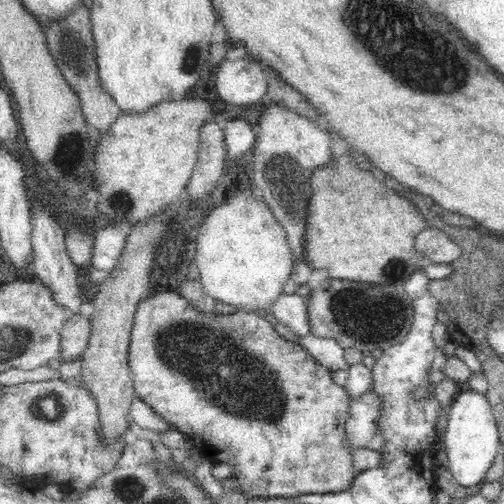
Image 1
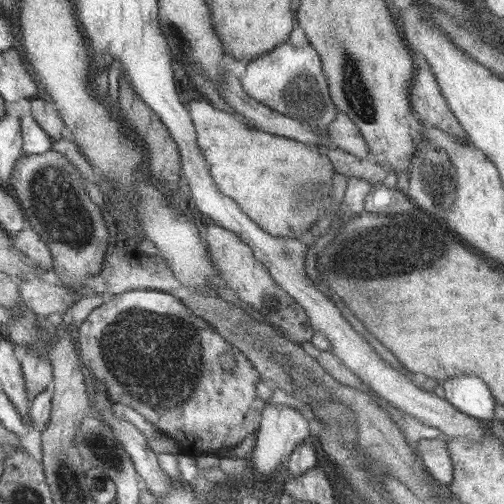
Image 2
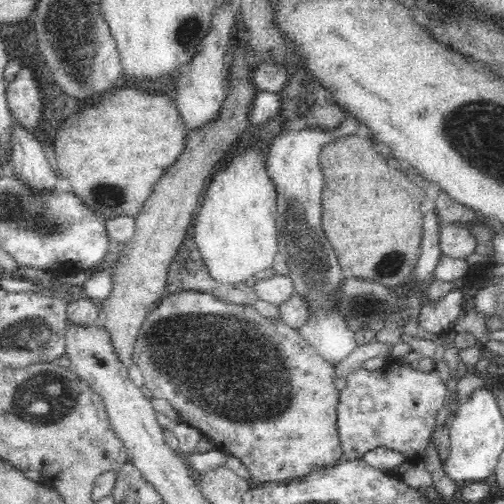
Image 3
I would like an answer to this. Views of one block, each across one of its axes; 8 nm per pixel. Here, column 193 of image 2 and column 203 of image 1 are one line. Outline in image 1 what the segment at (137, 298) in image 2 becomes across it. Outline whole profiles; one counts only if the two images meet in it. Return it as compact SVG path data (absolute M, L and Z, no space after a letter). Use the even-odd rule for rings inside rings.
M162 292L140 302L128 360L136 394L162 414L174 430L182 432L200 450L202 458L230 464L234 468L234 480L240 482L240 490L248 498L334 494L352 486L356 472L352 450L346 442L350 392L336 386L332 382L332 370L322 366L304 346L280 338L270 316L248 310L216 316L200 312L182 294ZM228 370L236 370L236 376ZM248 372L250 380L246 380Z

